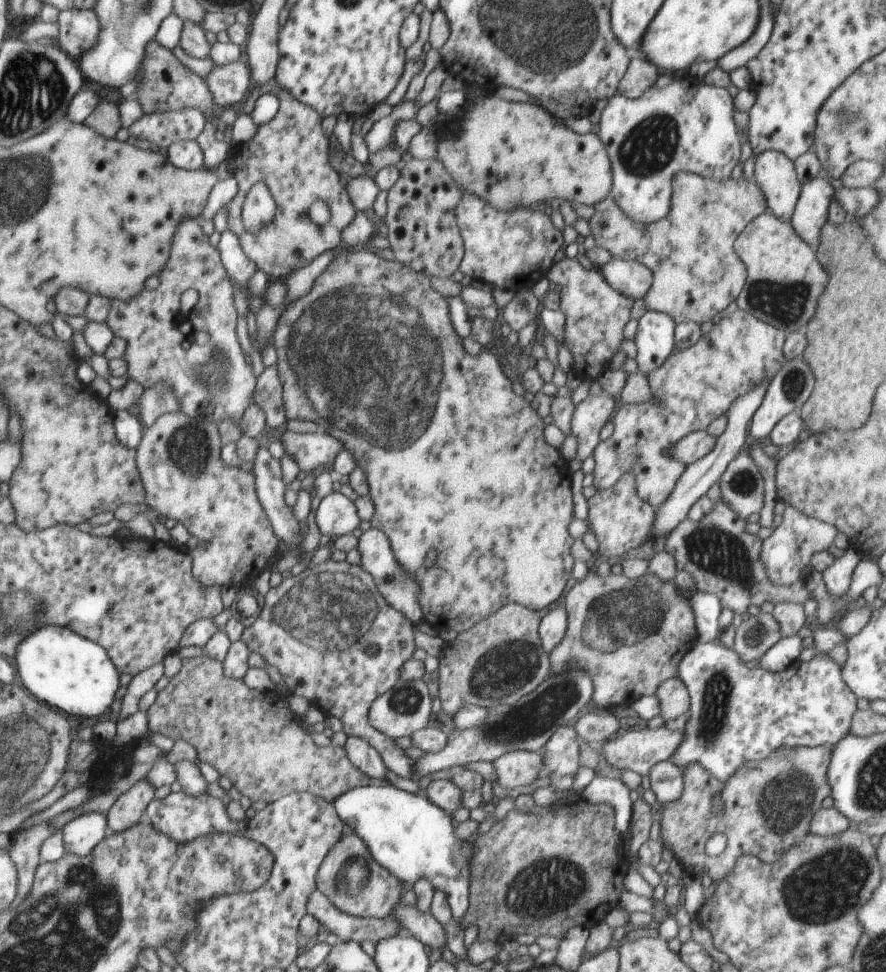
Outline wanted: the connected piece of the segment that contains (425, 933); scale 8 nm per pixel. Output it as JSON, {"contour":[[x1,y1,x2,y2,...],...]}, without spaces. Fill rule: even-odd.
{"contour":[[398,901,391,914,404,926,404,931,414,935,424,946,429,946,432,950,440,950,448,946,446,933,440,922,431,912,422,912,418,906,408,906]]}

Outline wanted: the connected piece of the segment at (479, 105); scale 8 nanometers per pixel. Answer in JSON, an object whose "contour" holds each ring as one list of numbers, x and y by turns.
{"contour":[[488,94,482,97,481,100,478,100,476,104,472,104,472,106,467,104,464,110,458,112,453,119,454,120,450,120,450,122,446,122,446,124,436,120,433,126,436,132,438,132,438,138,440,138,440,144,438,144,438,150,436,150,436,160,442,162,444,168,446,168,446,172,448,172,450,178,454,180,456,188,459,188,462,192,470,192,470,194,474,194,474,196,486,200,490,206,494,206,494,208,500,210,500,212,504,212,504,210,514,210,514,208,532,208,535,204,541,204,543,206,546,202,552,204,552,200,555,199,558,199,559,202,566,202,566,200,568,200,570,204,574,201,586,206,596,206,598,202,602,202,602,200,606,200,606,198,610,197,612,190,612,164,610,164,610,157,599,135,592,133,592,131,586,134,578,134,569,129,564,123,555,125,554,116,542,105,538,106,538,104,531,102,512,102]]}

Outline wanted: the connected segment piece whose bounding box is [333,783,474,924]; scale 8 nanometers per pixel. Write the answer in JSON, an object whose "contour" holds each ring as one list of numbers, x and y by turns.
{"contour":[[368,783,366,786,352,788,346,794,336,798,333,806,340,820,343,820,344,824,348,824,353,832,362,839,362,842,367,844,374,860,382,868,392,872,400,881,402,887,411,889,420,878,430,880,434,892,438,890,438,892,446,894,446,902,450,905,454,923,457,924,462,920,469,904,470,876,473,875,470,864,474,853,474,844,468,840,460,840,455,836,456,823,453,820,452,813,448,813,432,804,424,793,407,792,389,784,372,786]]}

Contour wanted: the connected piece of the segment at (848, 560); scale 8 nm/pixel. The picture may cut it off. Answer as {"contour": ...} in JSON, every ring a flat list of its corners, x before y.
{"contour":[[852,545,847,549,844,556,836,557,832,566,828,566,823,572,823,579,826,590,834,596,844,596,850,588,851,576,856,568,857,562,861,559,859,551]]}

